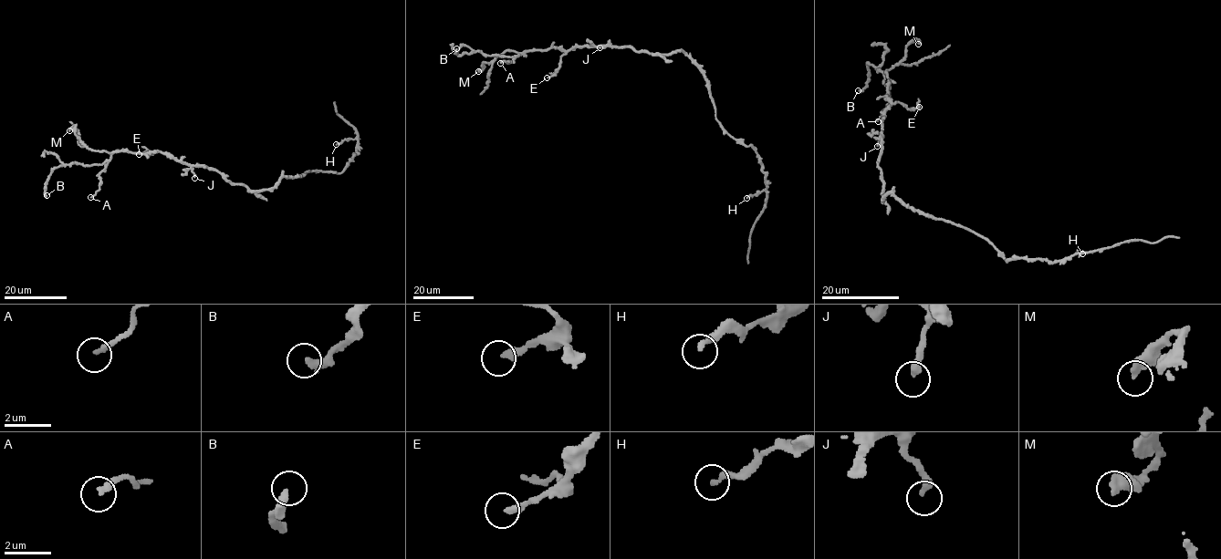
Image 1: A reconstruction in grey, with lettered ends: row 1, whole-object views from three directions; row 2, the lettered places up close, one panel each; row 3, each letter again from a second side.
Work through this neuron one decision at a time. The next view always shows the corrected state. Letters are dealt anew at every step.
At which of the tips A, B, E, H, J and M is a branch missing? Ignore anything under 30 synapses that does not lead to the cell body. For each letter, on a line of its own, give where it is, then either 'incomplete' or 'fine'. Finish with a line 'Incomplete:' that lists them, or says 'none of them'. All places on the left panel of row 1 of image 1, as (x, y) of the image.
A: (90, 197) | fine
B: (46, 195) | fine
E: (139, 154) | fine
H: (336, 144) | fine
J: (194, 178) | fine
M: (69, 130) | fine
Incomplete: none of them

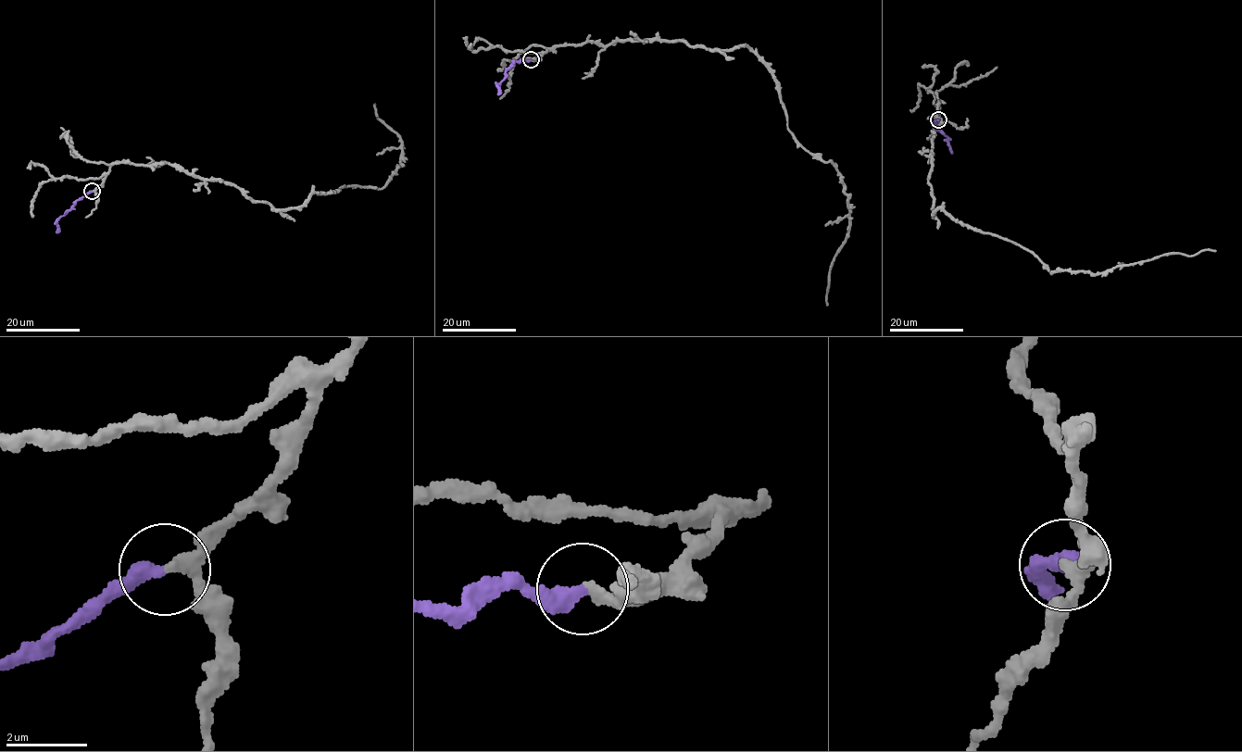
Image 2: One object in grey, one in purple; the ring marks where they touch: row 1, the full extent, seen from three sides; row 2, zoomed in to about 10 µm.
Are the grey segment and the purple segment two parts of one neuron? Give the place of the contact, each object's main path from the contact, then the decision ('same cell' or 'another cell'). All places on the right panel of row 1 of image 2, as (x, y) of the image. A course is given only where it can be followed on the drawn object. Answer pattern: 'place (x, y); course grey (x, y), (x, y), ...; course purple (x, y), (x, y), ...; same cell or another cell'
place (938, 119); course grey (937, 120), (929, 183), (934, 215), (939, 208), (1017, 243), (1051, 274), (1215, 251); course purple (937, 120), (934, 125), (948, 139), (947, 145), (952, 153); same cell

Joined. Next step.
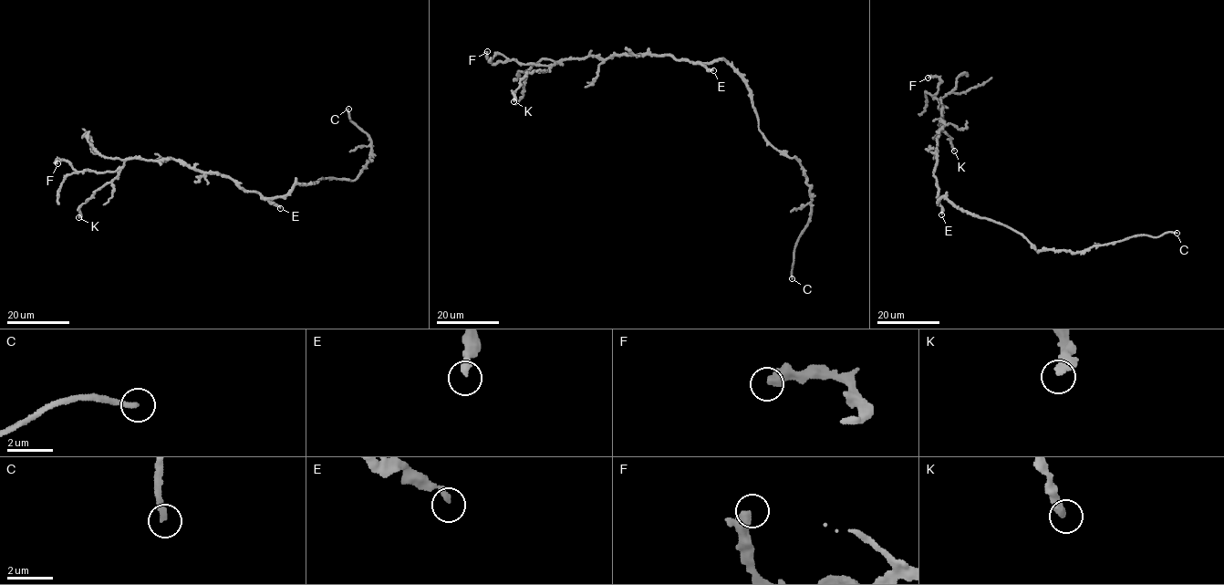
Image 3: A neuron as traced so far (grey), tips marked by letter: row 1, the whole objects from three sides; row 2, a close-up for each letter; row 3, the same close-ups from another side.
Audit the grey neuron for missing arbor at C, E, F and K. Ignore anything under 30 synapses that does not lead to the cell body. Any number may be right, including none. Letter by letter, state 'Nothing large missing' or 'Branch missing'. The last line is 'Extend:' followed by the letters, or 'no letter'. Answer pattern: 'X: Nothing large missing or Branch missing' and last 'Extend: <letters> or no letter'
C: Branch missing
E: Nothing large missing
F: Nothing large missing
K: Nothing large missing
Extend: C

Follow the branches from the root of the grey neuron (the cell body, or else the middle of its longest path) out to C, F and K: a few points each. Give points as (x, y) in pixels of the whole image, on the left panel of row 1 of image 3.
C: (291, 189), (298, 183), (310, 183), (322, 177), (355, 180), (369, 160), (368, 135), (350, 120), (348, 109)
F: (291, 189), (263, 198), (173, 159), (129, 158), (103, 172), (57, 163)
K: (291, 189), (263, 198), (228, 177), (200, 172), (173, 159), (129, 158), (119, 173), (81, 204), (78, 217)

